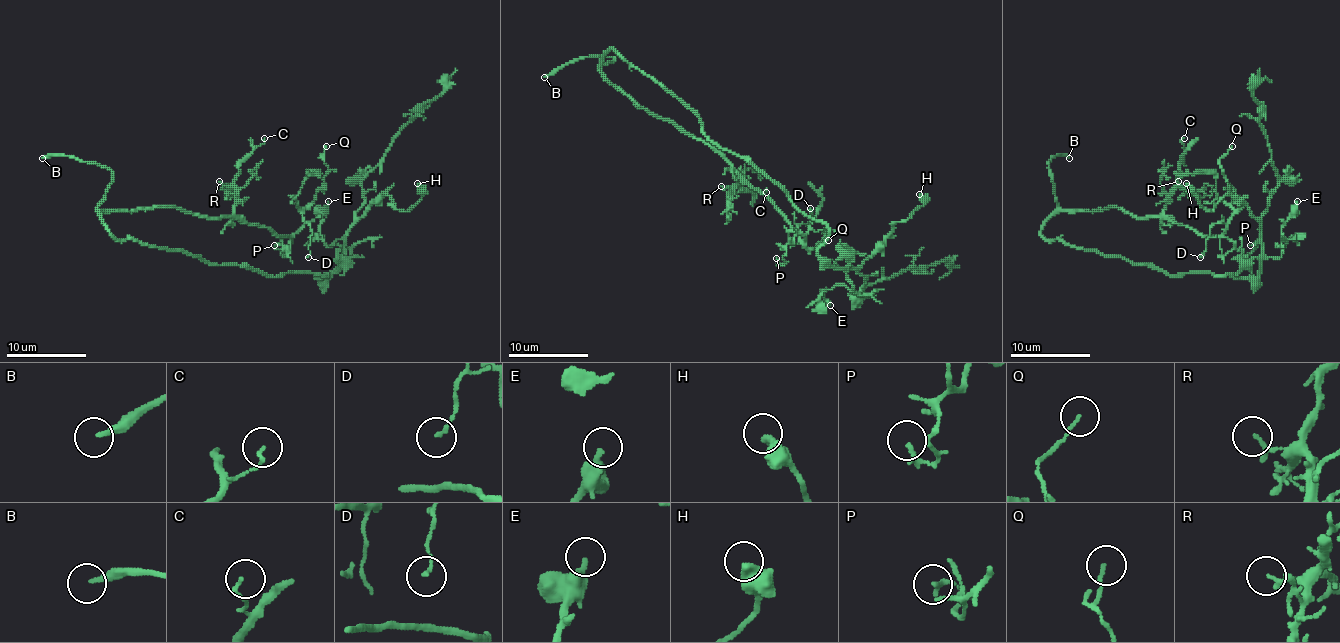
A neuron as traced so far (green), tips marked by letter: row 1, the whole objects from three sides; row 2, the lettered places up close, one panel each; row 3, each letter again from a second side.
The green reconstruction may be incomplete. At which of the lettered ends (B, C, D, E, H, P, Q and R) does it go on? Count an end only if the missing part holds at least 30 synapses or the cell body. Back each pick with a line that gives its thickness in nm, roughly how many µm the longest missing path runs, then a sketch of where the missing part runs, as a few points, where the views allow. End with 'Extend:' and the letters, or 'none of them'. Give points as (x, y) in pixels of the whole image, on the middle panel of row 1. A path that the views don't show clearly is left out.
B: Thickness 220 nm. Missing length about 25 µm
Extend: B

